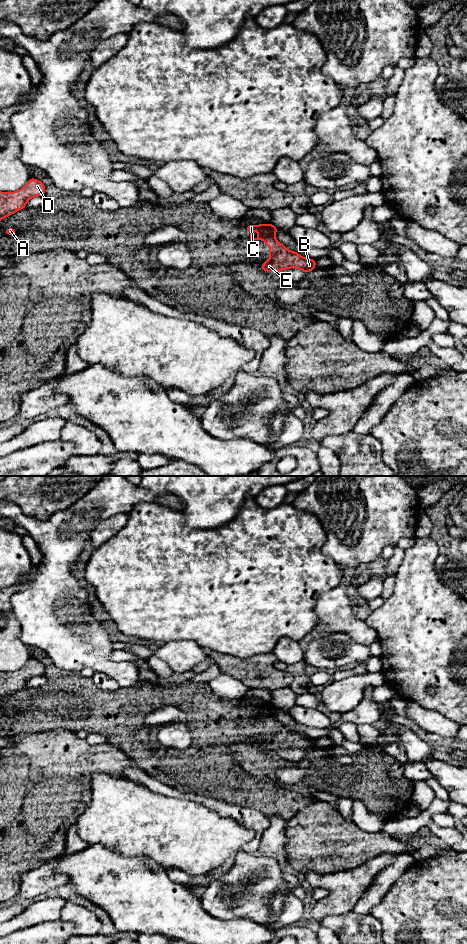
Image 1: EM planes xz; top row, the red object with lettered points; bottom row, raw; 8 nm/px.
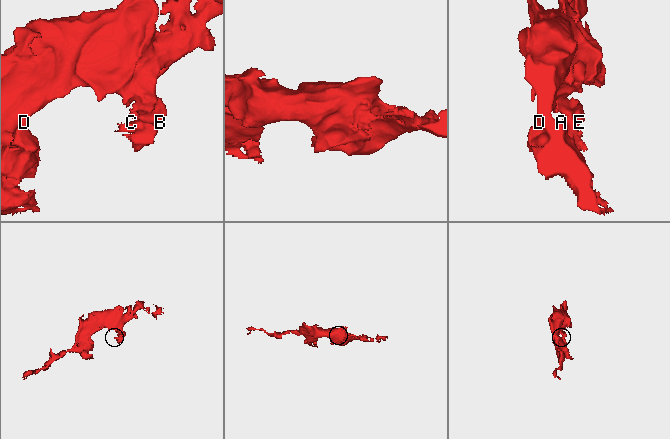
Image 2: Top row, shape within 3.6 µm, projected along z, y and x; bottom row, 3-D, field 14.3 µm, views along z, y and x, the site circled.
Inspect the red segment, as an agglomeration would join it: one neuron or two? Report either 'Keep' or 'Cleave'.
Cleave

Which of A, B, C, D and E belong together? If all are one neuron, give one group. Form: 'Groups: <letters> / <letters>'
Groups: A B D E / C

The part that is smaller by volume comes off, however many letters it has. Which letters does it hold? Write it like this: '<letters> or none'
C

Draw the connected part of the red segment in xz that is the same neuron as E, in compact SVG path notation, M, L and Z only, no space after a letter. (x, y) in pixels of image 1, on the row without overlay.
M283 728L259 746L266 752L278 752L289 748L297 748L306 754L316 748L316 740L304 738L298 732Z

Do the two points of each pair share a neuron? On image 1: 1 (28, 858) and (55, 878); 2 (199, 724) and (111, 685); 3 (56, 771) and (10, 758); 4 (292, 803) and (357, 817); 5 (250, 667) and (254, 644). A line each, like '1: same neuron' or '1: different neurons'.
1: different neurons
2: different neurons
3: same neuron
4: different neurons
5: different neurons

